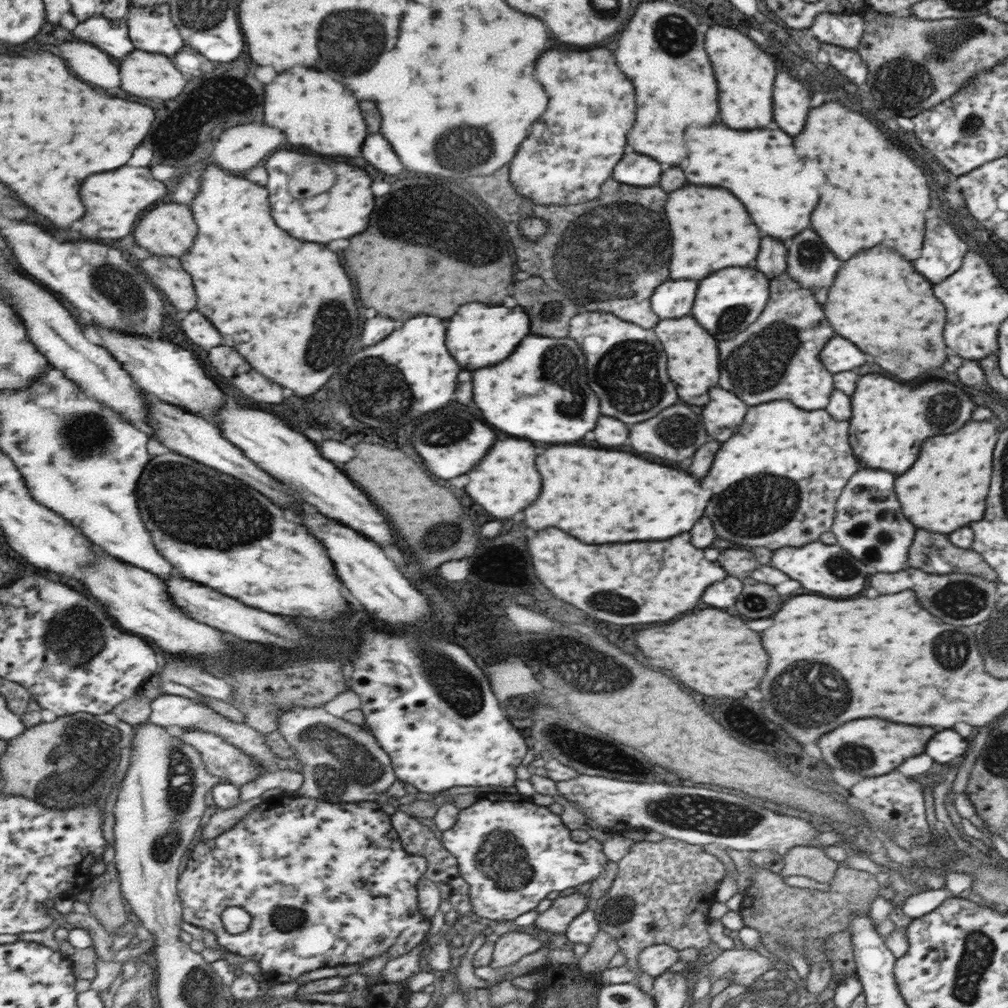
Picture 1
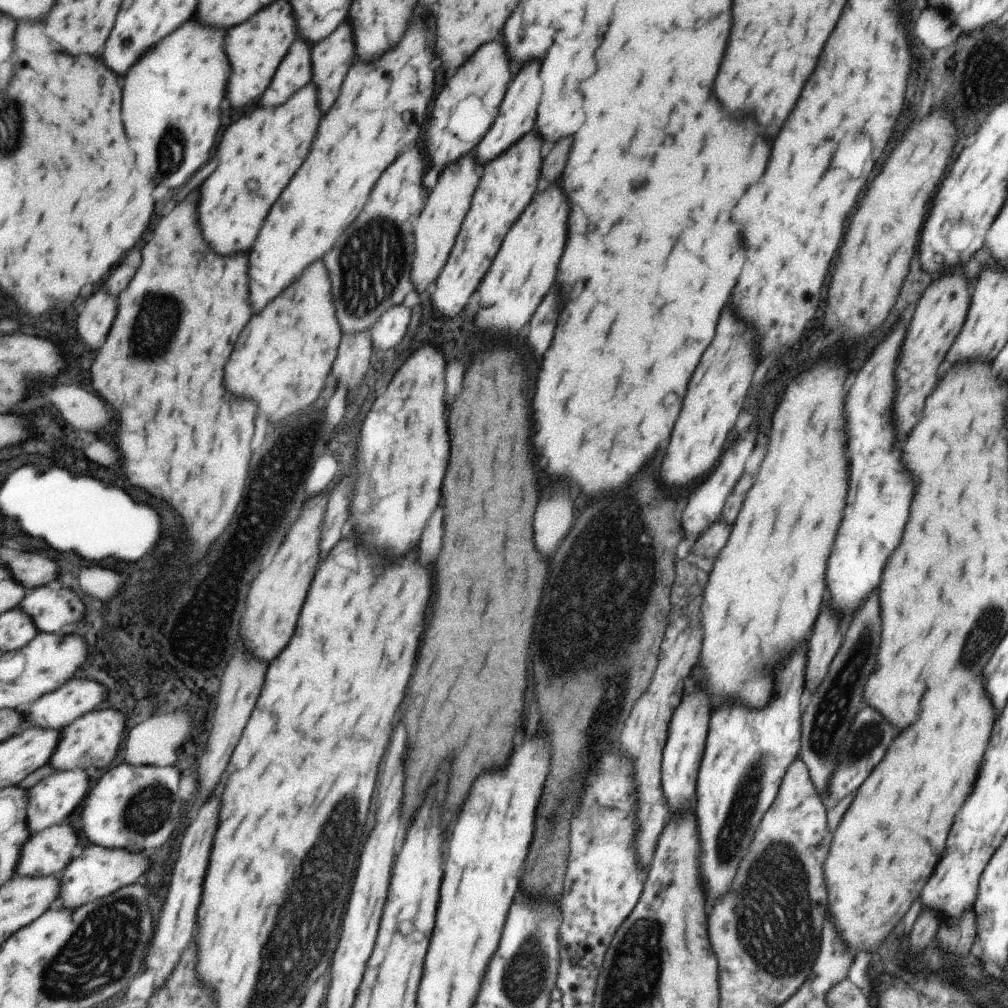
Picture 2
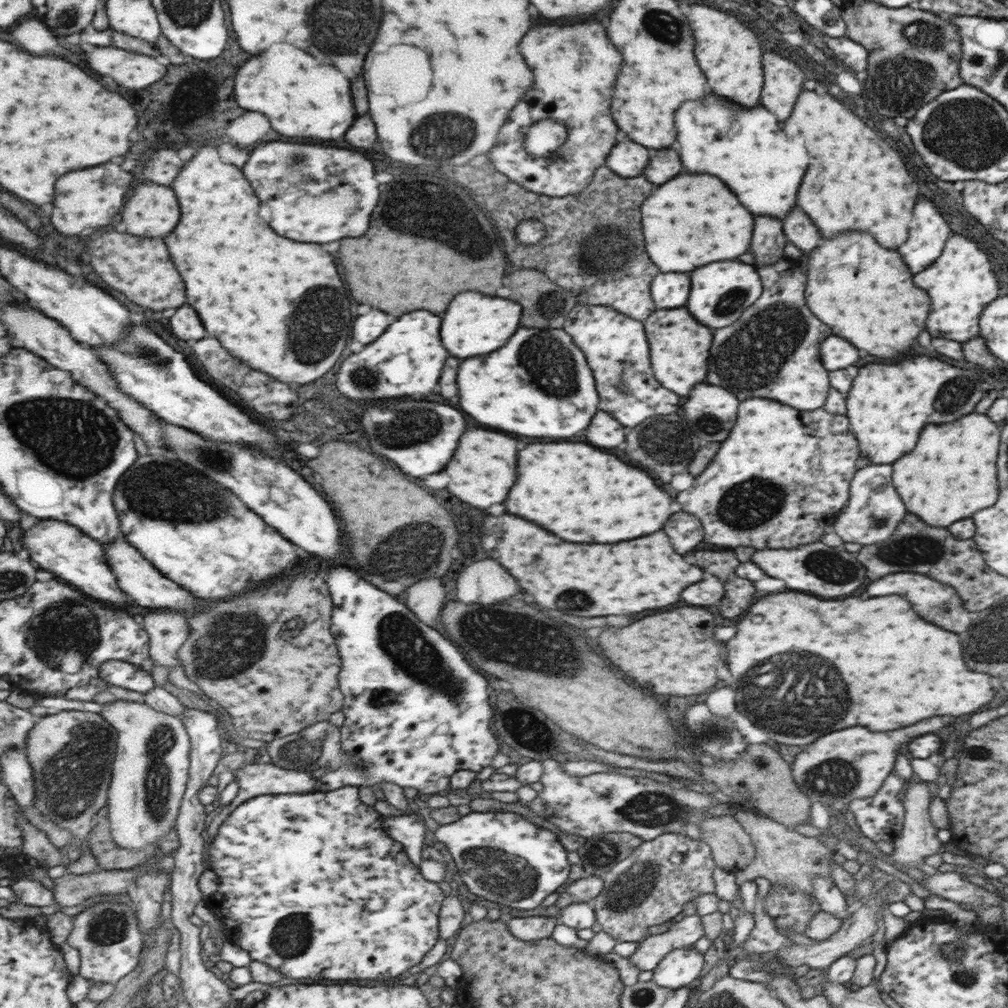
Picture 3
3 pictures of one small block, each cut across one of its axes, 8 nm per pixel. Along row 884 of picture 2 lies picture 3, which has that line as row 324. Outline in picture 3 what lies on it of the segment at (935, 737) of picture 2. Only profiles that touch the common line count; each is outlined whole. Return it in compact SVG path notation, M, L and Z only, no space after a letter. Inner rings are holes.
M841 232L807 254L805 302L835 336L851 340L871 356L895 358L907 350L929 312L929 298L913 286L897 252L885 250L865 232Z

